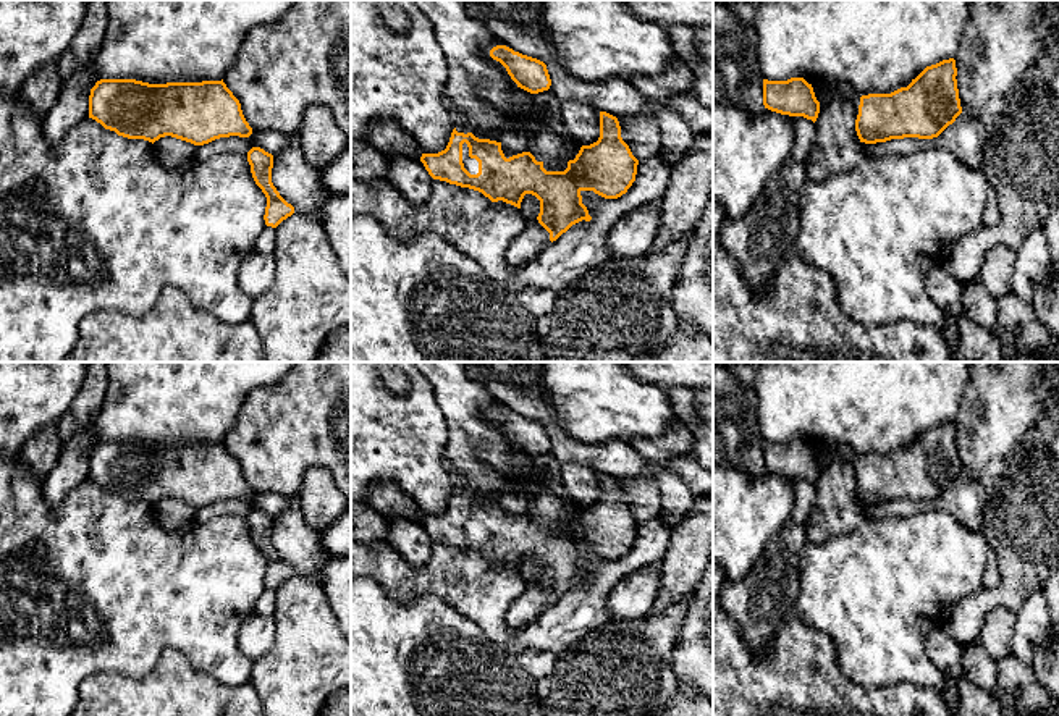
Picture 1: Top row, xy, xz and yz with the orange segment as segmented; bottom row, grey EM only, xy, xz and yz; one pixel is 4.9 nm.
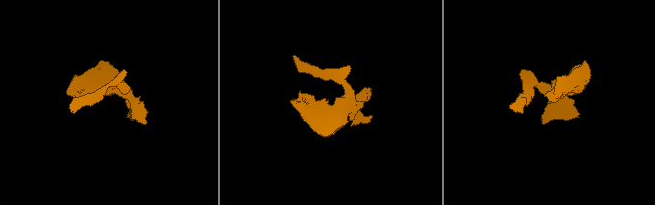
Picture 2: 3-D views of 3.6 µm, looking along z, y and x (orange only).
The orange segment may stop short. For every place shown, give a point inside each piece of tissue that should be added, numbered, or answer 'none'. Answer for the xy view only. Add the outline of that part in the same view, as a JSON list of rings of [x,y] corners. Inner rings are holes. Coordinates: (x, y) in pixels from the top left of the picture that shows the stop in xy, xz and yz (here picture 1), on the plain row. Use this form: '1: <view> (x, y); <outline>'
1: xy (265, 605); [[[265,588],[265,592],[259,596],[254,614],[273,617],[276,609],[276,592],[272,588]]]

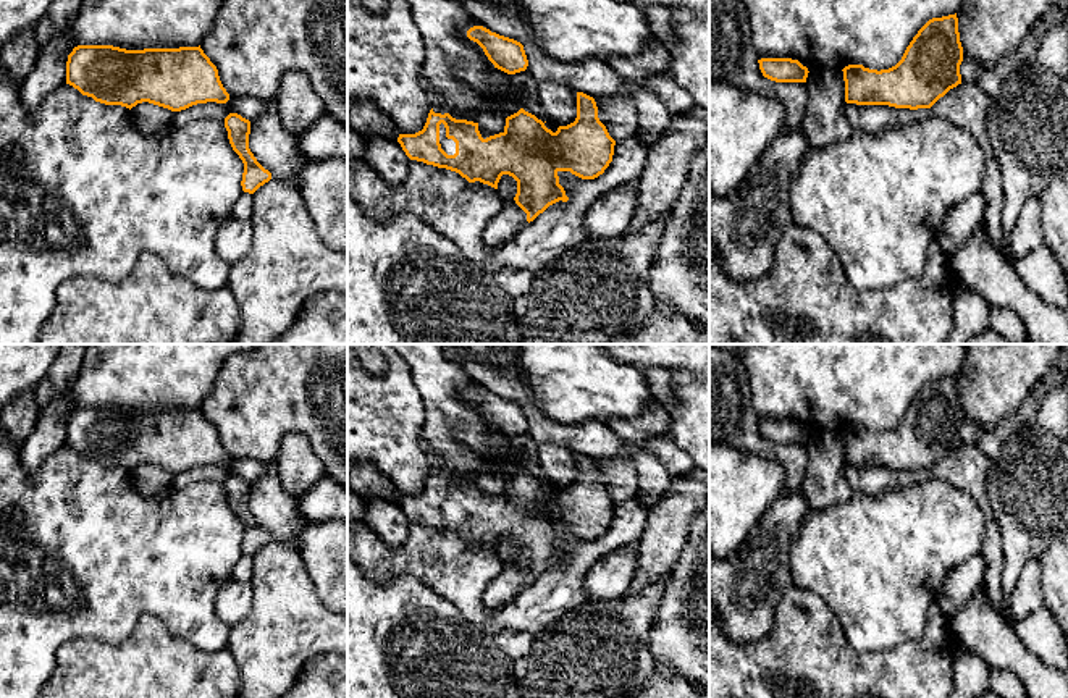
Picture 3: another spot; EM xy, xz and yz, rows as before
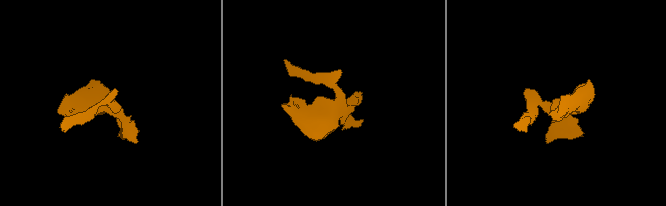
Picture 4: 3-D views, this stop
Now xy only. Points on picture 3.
1: xy (243, 571); [[[242,554],[242,557],[236,562],[231,580],[250,583],[254,575],[254,557],[249,554]]]

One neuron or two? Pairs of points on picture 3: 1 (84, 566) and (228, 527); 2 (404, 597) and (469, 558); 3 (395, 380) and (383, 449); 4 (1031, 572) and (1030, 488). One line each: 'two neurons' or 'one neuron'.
1: one neuron
2: two neurons
3: one neuron
4: two neurons

